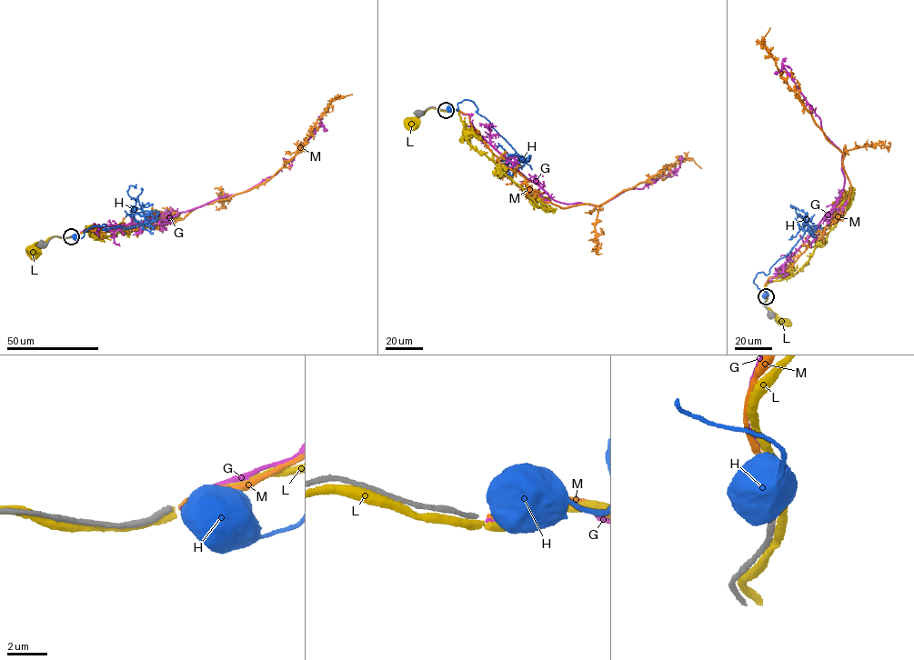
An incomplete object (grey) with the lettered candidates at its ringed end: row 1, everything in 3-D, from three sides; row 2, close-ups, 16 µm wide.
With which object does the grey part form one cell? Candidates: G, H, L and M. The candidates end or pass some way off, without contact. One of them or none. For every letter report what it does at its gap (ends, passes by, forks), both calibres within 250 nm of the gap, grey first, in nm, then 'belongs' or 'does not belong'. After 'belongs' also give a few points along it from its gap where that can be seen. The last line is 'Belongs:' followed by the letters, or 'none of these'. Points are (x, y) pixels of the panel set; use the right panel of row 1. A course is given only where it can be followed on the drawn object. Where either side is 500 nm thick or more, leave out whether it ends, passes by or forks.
G: it ends; calibres 260 and 180 nm; does not belong
H: calibres 260 and 1000 nm; does not belong
L: it passes by; calibres 260 and 360 nm; does not belong
M: it ends; calibres 260 and 300 nm; belongs; course (767, 295), (768, 278), (778, 277), (820, 237), (848, 200), (851, 185), (842, 152), (763, 44), (770, 27)
Belongs: M

